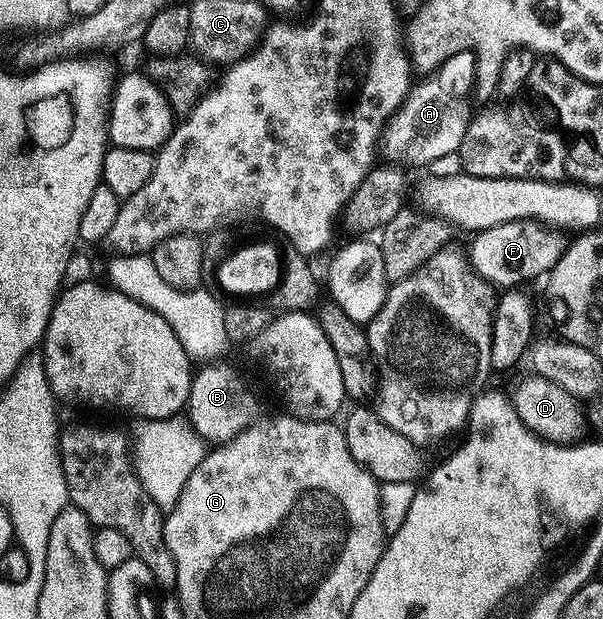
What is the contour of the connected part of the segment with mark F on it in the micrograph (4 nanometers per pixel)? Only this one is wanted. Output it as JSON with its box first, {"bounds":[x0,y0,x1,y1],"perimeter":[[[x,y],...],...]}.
{"bounds":[467,218,567,288],"perimeter":[[[519,218],[474,233],[473,244],[467,248],[467,256],[473,269],[494,287],[517,288],[522,285],[524,278],[548,275],[565,251],[567,238],[563,235],[560,229],[535,218]]]}

